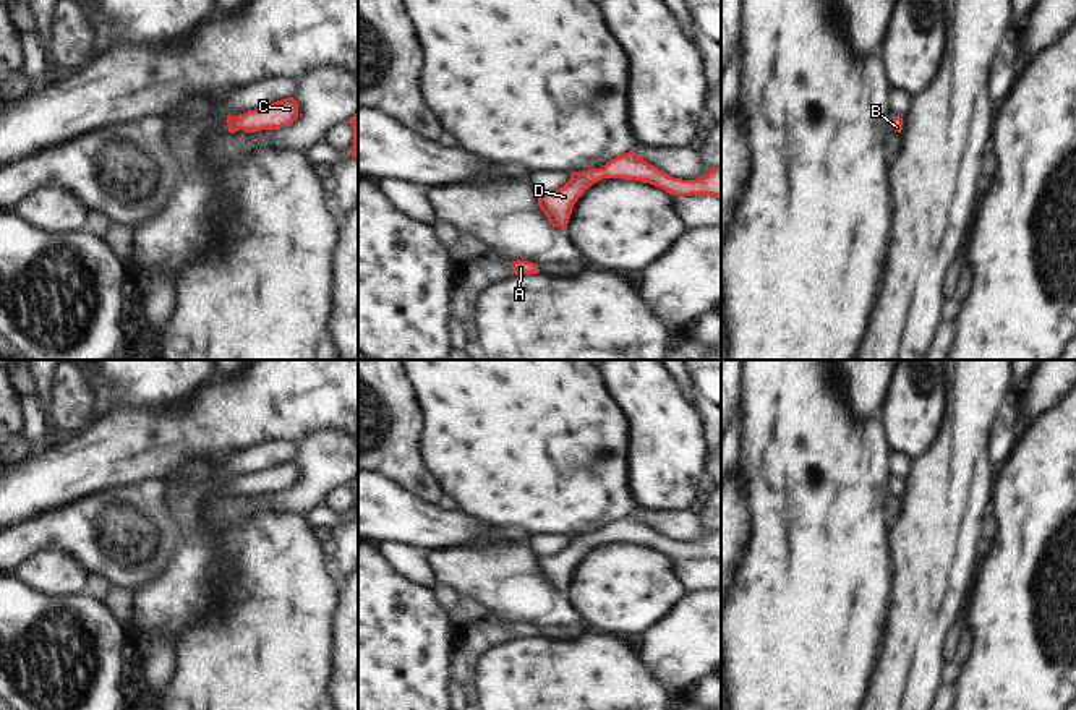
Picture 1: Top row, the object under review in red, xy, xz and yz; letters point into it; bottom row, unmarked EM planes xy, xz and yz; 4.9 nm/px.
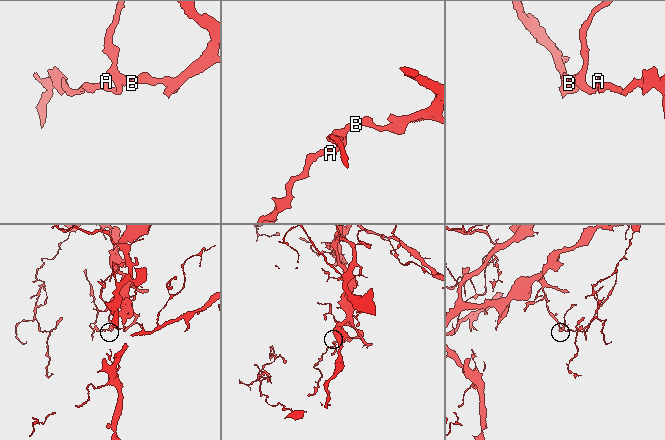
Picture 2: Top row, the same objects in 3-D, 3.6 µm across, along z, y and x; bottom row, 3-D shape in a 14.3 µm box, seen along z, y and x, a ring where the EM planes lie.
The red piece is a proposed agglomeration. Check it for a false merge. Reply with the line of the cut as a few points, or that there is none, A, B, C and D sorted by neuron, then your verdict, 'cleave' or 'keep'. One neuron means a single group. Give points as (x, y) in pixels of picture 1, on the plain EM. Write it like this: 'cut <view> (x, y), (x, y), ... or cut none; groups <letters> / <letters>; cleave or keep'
cut none; groups A B C D; keep

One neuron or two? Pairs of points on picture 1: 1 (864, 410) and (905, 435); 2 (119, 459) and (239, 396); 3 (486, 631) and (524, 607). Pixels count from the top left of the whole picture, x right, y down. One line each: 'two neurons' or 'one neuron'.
1: two neurons
2: one neuron
3: two neurons

